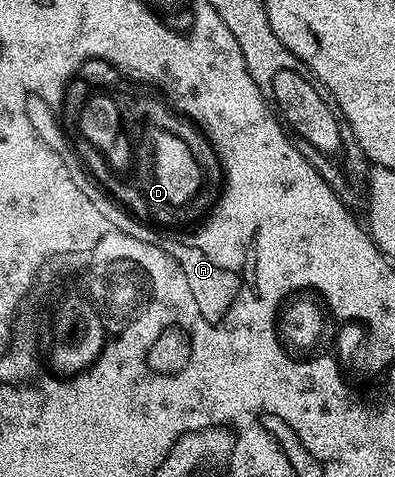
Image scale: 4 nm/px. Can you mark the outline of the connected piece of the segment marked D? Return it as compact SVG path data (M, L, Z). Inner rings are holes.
M80 59L60 87L52 123L64 139L64 151L72 155L72 163L80 171L80 179L112 211L120 211L128 223L136 223L140 231L148 231L156 239L192 243L200 231L208 231L208 223L220 215L220 207L228 199L228 187L232 187L228 159L220 155L208 127L196 115L188 115L172 99L168 87L124 71L124 63L108 66L96 61L90 66ZM116 103L124 110L120 123L108 123L116 115Z

